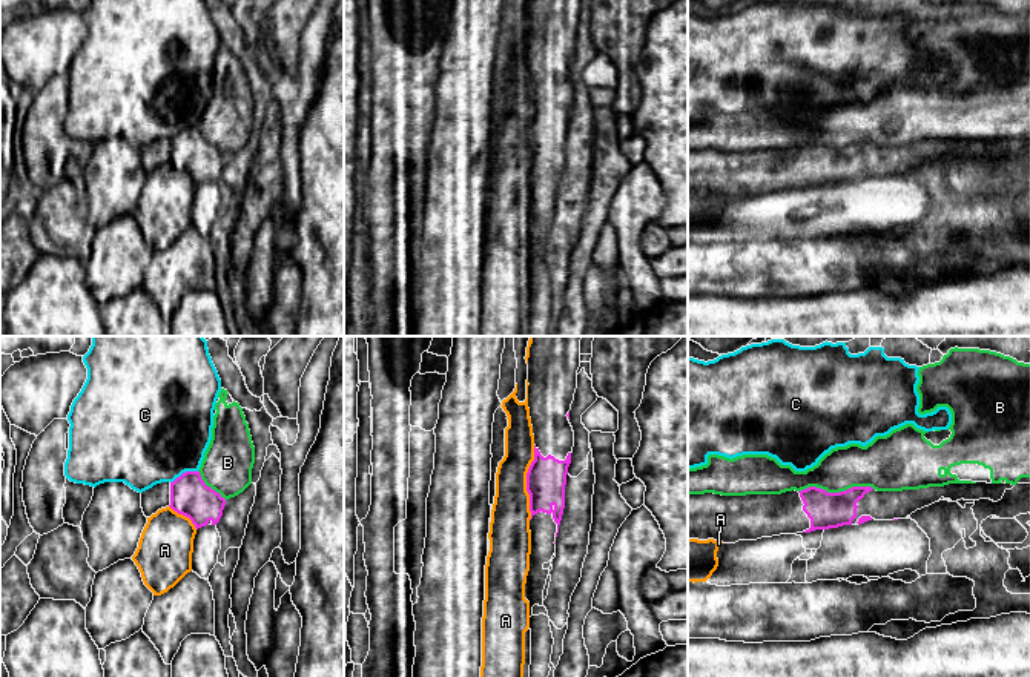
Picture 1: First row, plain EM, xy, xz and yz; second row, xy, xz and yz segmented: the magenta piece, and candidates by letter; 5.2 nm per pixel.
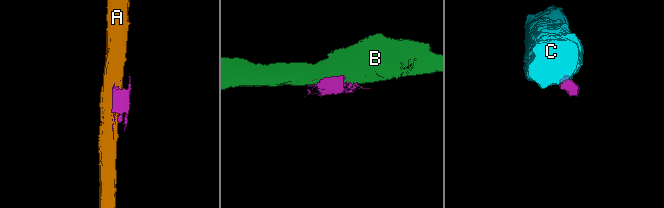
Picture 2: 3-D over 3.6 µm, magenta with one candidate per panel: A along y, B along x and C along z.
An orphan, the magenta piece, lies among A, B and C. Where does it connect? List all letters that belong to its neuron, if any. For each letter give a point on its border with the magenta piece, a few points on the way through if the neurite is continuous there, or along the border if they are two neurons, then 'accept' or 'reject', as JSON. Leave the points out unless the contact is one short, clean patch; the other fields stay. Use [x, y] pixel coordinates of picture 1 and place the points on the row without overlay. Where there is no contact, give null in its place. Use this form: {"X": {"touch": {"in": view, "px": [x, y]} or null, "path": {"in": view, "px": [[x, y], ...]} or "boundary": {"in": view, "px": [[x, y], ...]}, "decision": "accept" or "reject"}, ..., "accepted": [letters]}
{"A": {"touch": {"in": "xz", "px": [527, 138]}, "decision": "reject"}, "B": {"touch": {"in": "yz", "px": [835, 149]}, "decision": "reject"}, "C": {"touch": {"in": "xy", "px": [183, 129]}, "boundary": {"in": "xy", "px": [[197, 126], [188, 126], [171, 138]]}, "decision": "reject"}, "accepted": []}

